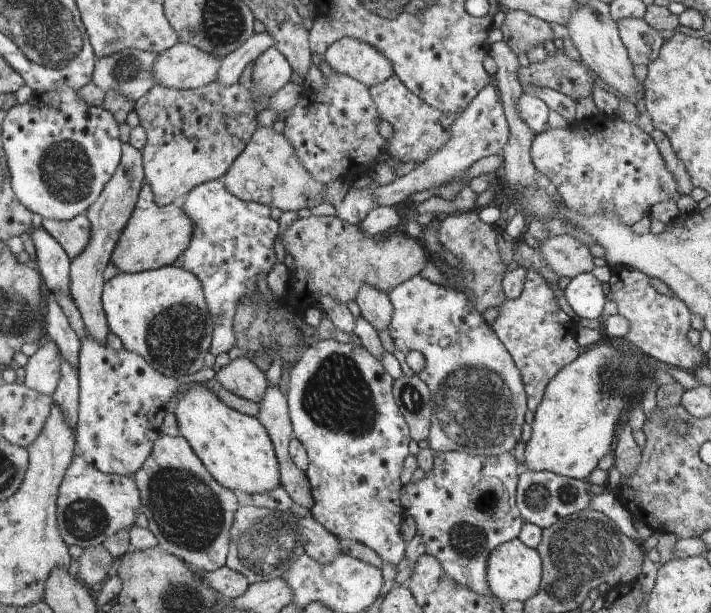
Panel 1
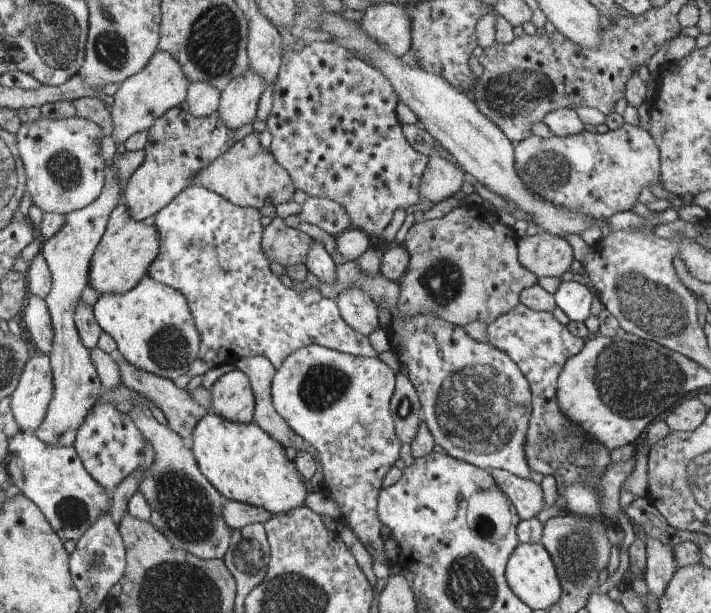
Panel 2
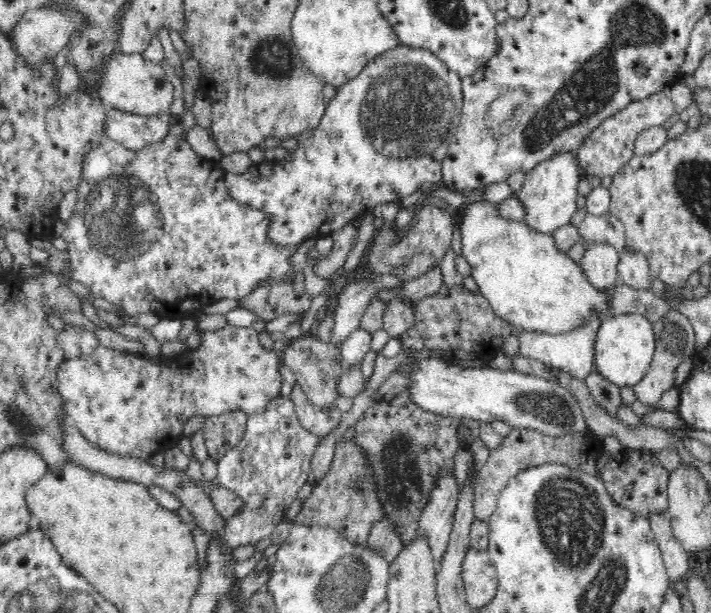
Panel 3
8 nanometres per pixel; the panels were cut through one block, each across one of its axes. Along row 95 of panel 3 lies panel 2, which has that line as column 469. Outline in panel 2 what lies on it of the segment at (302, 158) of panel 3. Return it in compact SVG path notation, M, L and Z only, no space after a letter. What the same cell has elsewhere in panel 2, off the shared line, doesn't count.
M397 306L392 310L392 324L388 328L389 338L392 342L390 351L394 353L399 363L404 365L408 370L407 378L412 386L414 386L419 402L421 403L422 420L428 426L435 444L440 445L449 456L467 461L474 464L477 468L486 470L503 469L523 480L532 480L532 476L536 476L536 468L532 468L532 462L528 461L527 458L527 432L531 429L531 417L534 411L532 409L532 390L528 385L527 378L519 370L519 366L506 353L495 348L494 345L490 345L489 343L482 344L470 338L459 325L452 325L433 316L431 313L417 315L412 319L404 319L399 316L399 312L396 312L396 310Z

